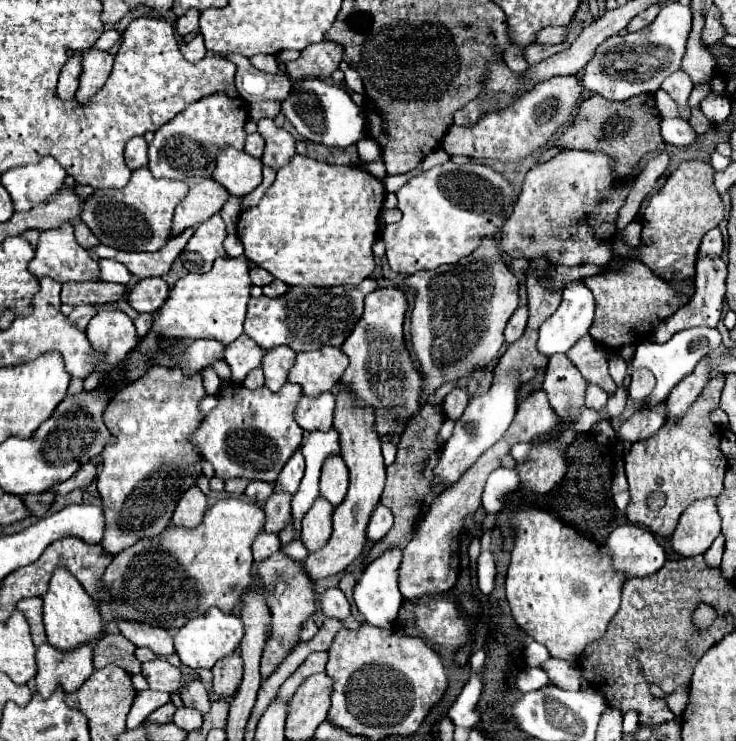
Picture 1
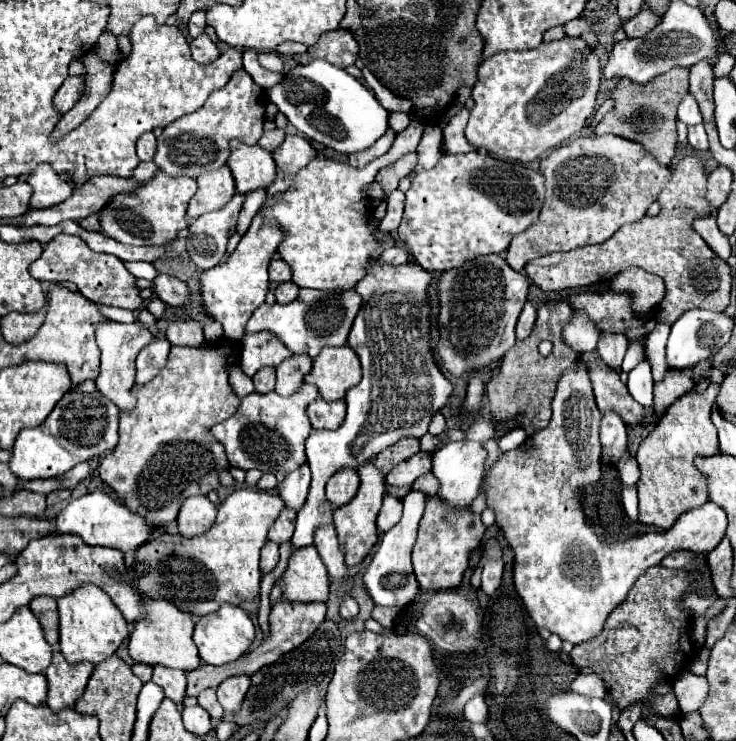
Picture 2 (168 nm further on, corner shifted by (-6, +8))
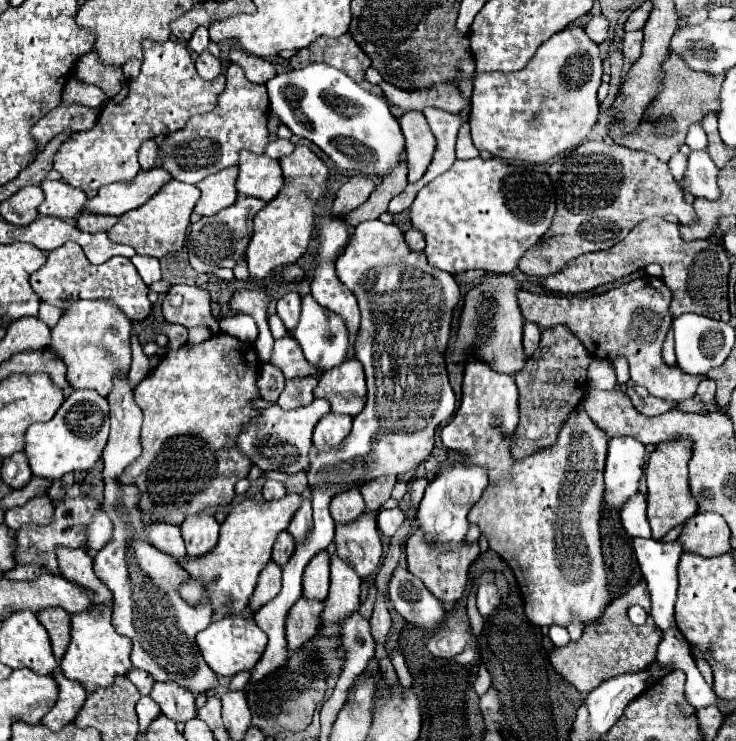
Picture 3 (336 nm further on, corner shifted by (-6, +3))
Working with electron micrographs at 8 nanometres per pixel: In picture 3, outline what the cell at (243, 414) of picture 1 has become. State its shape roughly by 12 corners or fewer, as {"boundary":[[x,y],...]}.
{"boundary":[[326,400],[278,404],[242,428],[238,448],[266,470],[310,466],[312,430]]}

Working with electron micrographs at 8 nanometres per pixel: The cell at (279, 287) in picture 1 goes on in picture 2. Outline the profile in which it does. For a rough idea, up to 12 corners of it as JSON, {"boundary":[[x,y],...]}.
{"boundary":[[292,281],[278,283],[276,301],[290,303],[296,299],[298,287]]}

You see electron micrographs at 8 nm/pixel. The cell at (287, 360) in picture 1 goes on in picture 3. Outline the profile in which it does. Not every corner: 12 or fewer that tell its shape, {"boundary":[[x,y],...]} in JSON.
{"boundary":[[312,376],[288,380],[276,404],[282,410],[314,400],[318,380]]}

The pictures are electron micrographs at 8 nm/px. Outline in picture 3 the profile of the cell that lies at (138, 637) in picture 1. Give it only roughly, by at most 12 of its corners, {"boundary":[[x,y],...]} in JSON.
{"boundary":[[60,548],[60,574],[112,602],[112,592],[94,576],[86,550]]}

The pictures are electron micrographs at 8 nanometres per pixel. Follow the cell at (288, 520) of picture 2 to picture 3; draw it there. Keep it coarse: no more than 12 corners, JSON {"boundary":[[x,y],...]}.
{"boundary":[[288,532],[274,544],[272,560],[286,566],[296,544]]}

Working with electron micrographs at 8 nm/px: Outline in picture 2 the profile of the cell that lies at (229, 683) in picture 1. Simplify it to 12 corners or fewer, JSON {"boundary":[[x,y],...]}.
{"boundary":[[234,675],[218,685],[224,711],[238,711],[248,687],[248,675]]}

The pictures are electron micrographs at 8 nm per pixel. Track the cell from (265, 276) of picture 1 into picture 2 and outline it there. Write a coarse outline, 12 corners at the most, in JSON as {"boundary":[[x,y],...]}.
{"boundary":[[280,257],[270,261],[272,285],[292,279],[290,267]]}

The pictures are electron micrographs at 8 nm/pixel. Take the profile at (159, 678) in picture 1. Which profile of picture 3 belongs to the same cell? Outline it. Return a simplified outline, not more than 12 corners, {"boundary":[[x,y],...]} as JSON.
{"boundary":[[156,682],[152,700],[174,722],[196,718],[194,694]]}

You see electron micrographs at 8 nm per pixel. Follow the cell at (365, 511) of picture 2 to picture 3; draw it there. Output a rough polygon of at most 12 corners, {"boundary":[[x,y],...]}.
{"boundary":[[374,516],[336,526],[336,556],[360,578],[382,558]]}

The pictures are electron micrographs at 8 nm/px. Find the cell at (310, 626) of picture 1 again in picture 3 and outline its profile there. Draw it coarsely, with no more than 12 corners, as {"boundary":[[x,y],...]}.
{"boundary":[[300,598],[286,620],[288,650],[320,626],[320,600]]}

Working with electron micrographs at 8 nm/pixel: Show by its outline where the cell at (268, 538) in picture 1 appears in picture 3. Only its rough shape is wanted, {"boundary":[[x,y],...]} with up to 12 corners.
{"boundary":[[270,562],[258,576],[250,610],[258,612],[278,596],[282,570]]}

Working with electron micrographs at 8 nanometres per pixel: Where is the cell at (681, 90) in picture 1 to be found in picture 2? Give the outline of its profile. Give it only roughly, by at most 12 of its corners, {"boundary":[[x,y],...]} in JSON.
{"boundary":[[686,93],[678,107],[678,119],[686,125],[702,123],[692,93]]}

